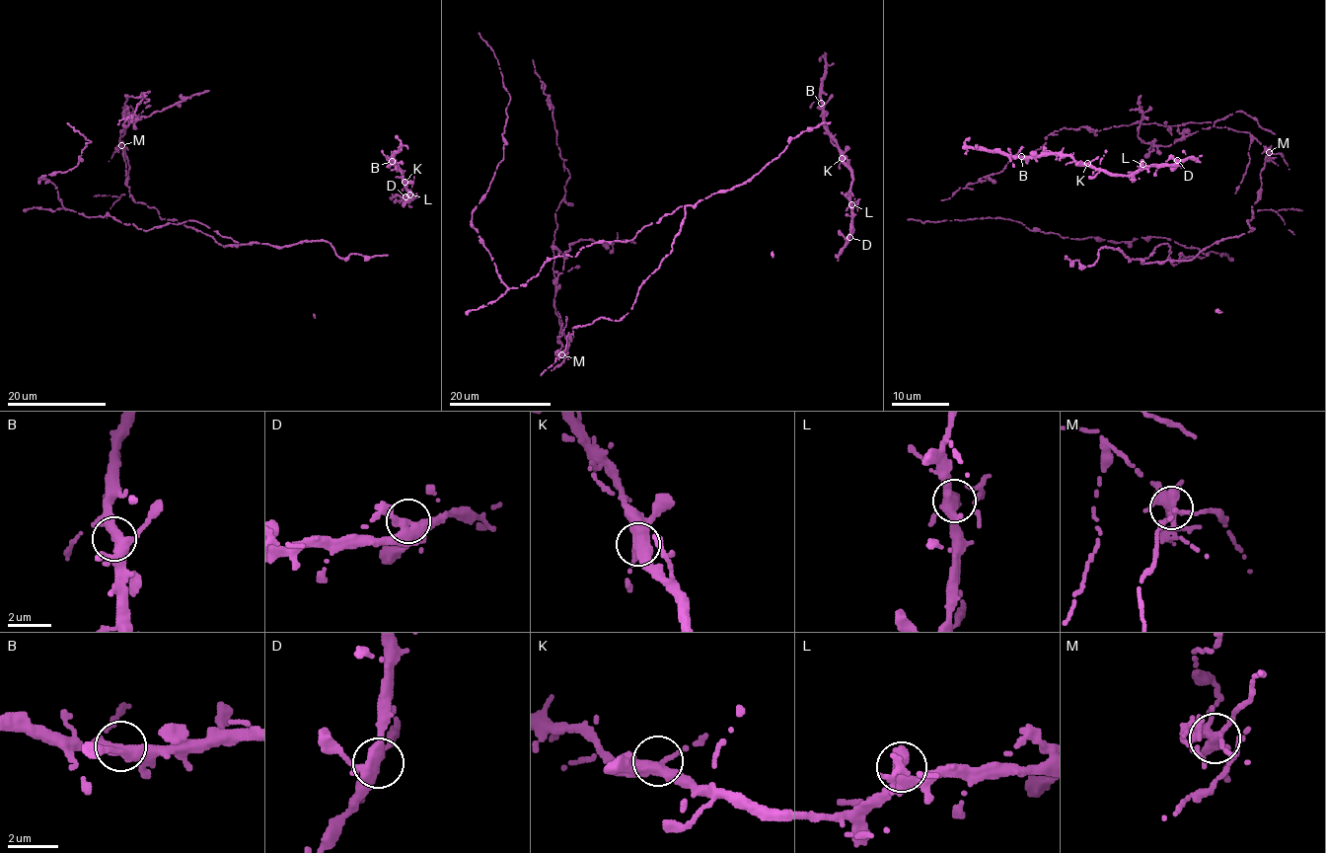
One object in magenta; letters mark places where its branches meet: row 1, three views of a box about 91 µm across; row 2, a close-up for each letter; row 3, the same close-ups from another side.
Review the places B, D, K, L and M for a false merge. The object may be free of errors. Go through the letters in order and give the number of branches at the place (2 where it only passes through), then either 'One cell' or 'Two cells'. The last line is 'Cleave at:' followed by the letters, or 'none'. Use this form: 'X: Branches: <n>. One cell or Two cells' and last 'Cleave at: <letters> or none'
B: Branches: 4. One cell
D: Branches: 5. One cell
K: Branches: 4. One cell
L: Branches: 4. One cell
M: Branches: 6. Two cells
Cleave at: M

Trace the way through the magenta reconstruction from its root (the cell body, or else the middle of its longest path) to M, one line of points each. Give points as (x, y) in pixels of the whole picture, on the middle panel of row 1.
M: (673, 242), (670, 254), (644, 281), (625, 316), (618, 321), (601, 317), (593, 324), (573, 327), (561, 353)

